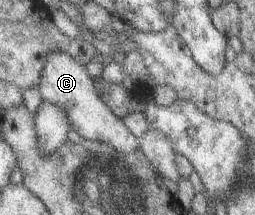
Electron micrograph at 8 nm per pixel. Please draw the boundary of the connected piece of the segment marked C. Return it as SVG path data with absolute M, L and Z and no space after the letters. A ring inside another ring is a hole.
M61 52L47 54L37 88L41 103L53 104L63 110L70 128L75 130L78 139L101 142L123 154L131 154L133 150L138 150L138 138L135 138L120 118L115 117L113 112L97 98L93 79L89 77L84 66L79 65L79 62L75 62L73 58Z

